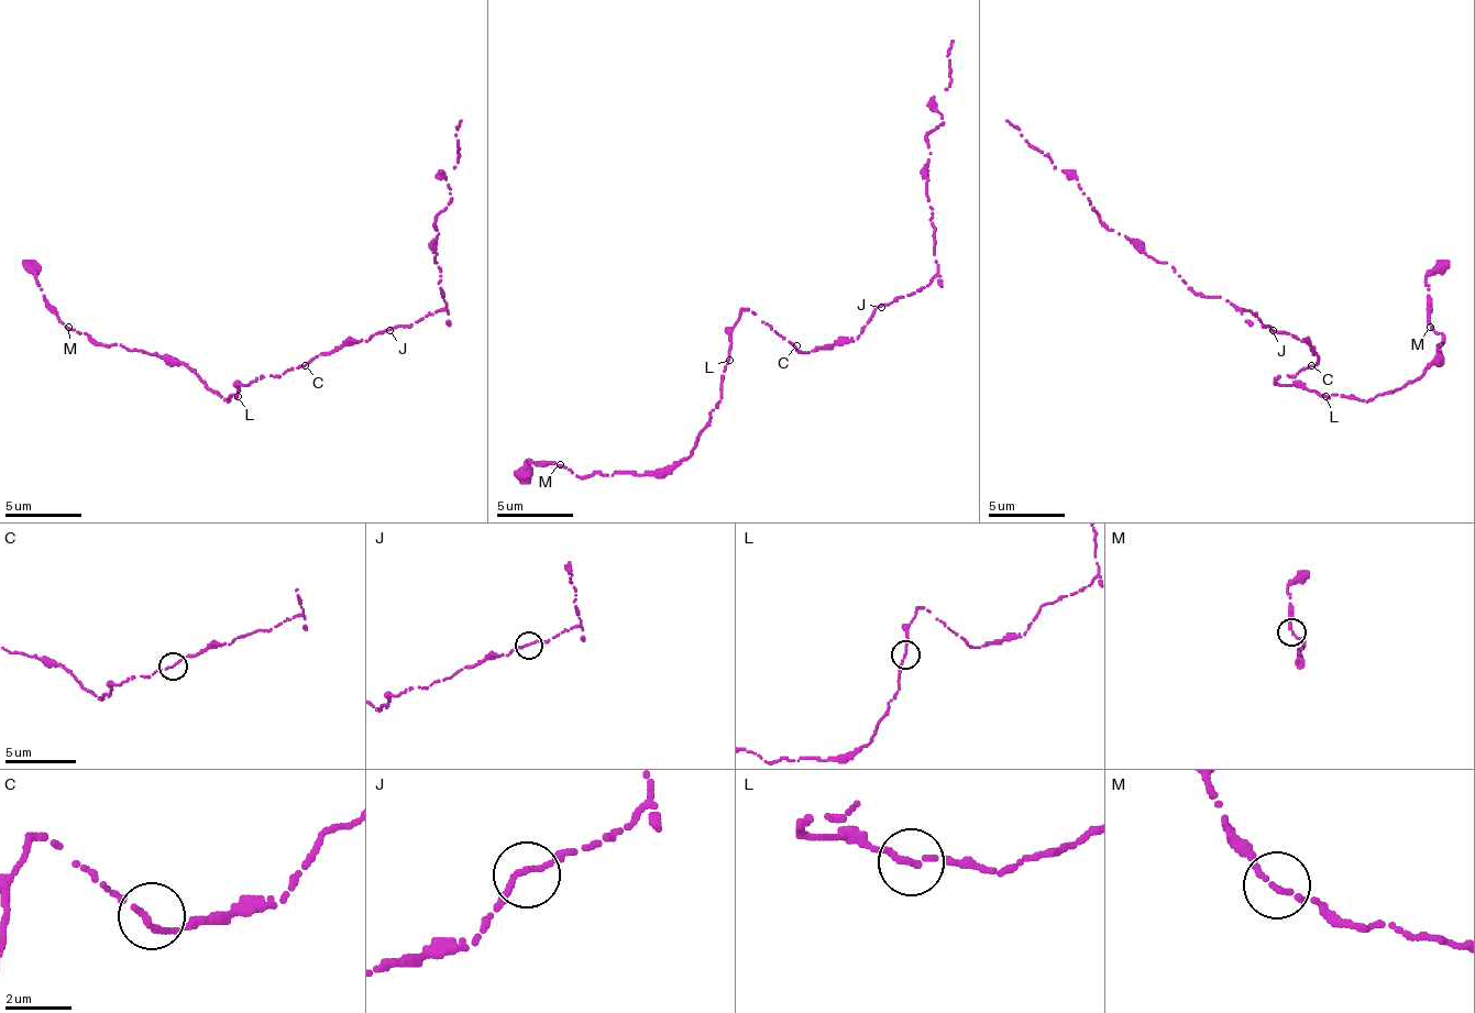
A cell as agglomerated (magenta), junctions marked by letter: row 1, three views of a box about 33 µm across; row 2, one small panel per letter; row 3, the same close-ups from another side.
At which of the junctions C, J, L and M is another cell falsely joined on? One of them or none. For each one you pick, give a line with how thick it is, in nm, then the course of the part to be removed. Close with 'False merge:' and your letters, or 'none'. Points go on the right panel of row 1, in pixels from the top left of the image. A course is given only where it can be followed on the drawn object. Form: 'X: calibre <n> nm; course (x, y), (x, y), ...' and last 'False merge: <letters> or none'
False merge: none

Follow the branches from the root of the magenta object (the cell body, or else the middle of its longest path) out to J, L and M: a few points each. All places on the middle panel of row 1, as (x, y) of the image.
J: (824, 350), (855, 342), (873, 311), (881, 307)
L: (824, 350), (804, 353), (751, 311), (744, 311), (732, 330), (728, 361)
M: (824, 350), (804, 353), (744, 311), (728, 345), (721, 403), (682, 461), (648, 476), (574, 476), (560, 464)

